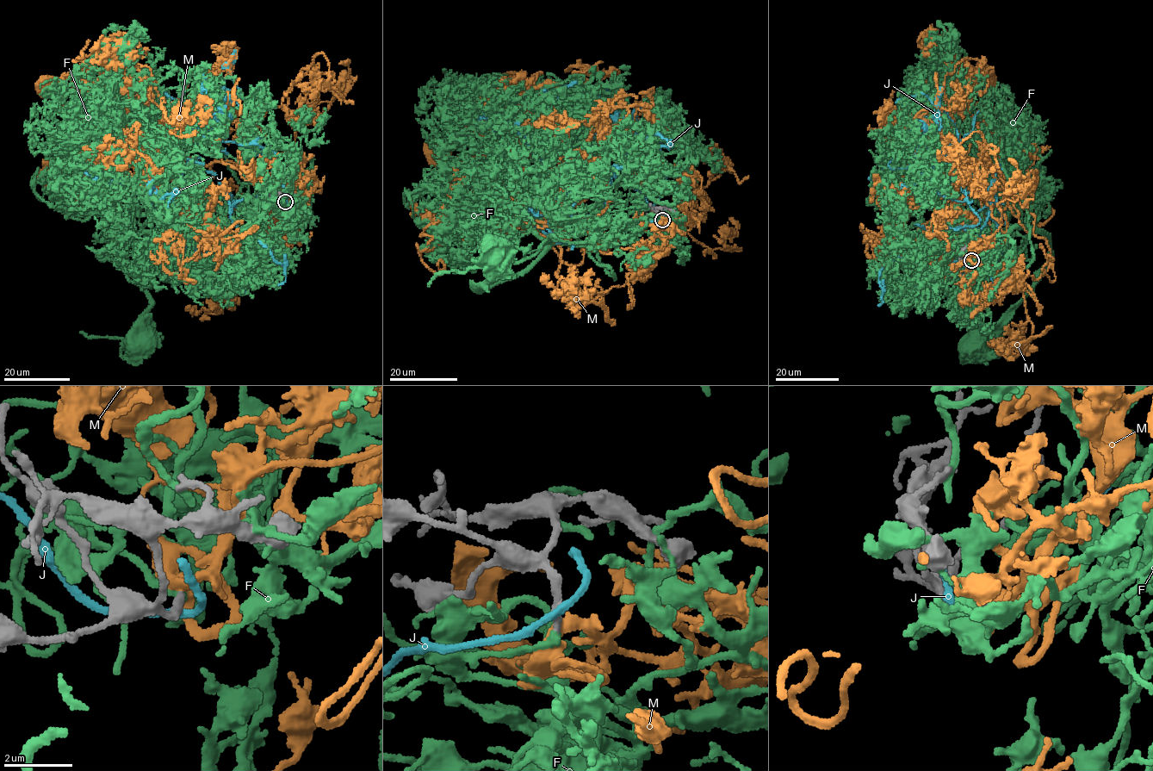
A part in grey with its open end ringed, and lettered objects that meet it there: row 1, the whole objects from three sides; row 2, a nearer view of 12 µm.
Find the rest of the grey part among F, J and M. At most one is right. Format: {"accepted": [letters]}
{"accepted": []}

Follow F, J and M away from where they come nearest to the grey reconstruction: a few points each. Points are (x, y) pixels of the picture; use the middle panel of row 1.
F: (661, 220), (636, 233), (606, 220), (554, 234), (527, 269), (476, 291), (506, 272), (488, 251)
J: (662, 217), (552, 203), (543, 232), (546, 198), (635, 188), (660, 150), (633, 137), (666, 141), (671, 120)
M: (662, 220), (677, 223), (676, 231), (585, 217), (575, 207), (480, 198), (452, 186), (437, 151)

